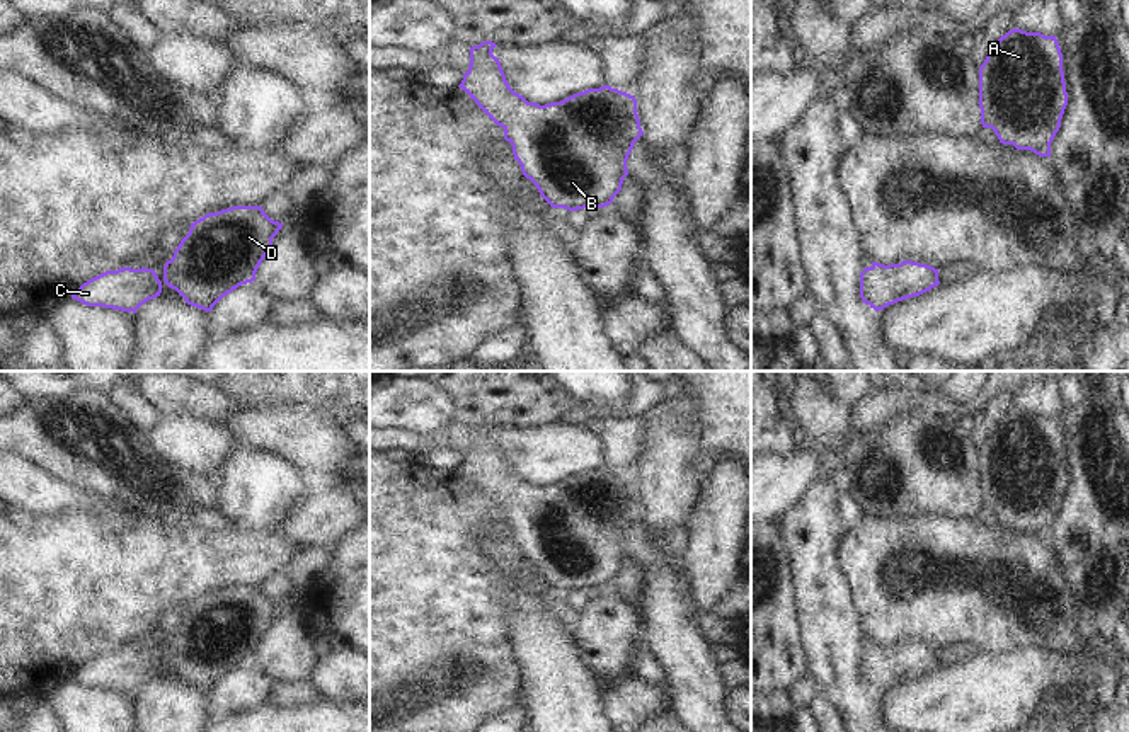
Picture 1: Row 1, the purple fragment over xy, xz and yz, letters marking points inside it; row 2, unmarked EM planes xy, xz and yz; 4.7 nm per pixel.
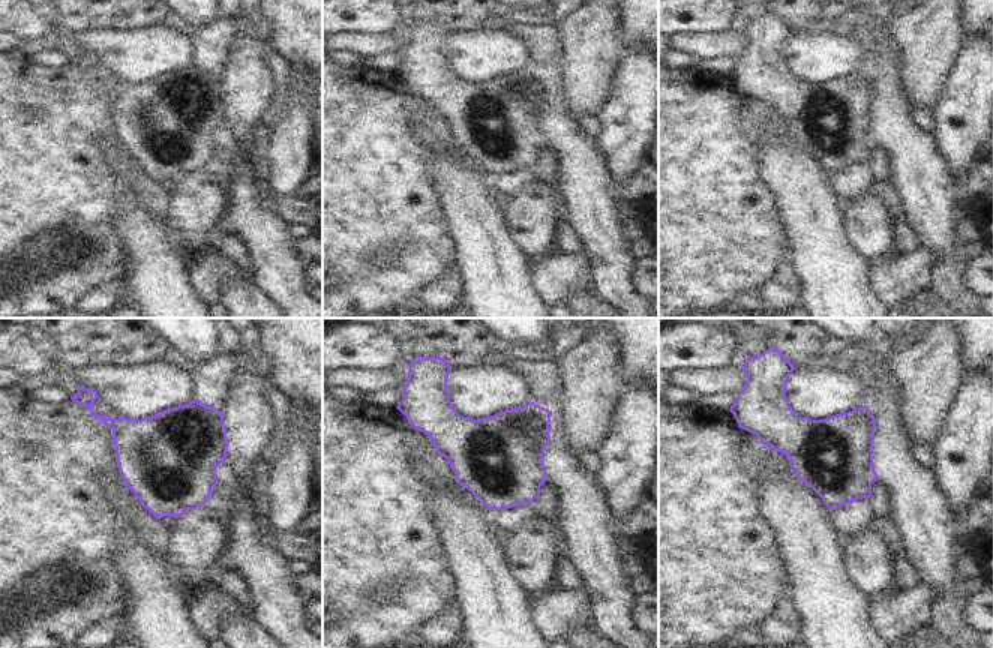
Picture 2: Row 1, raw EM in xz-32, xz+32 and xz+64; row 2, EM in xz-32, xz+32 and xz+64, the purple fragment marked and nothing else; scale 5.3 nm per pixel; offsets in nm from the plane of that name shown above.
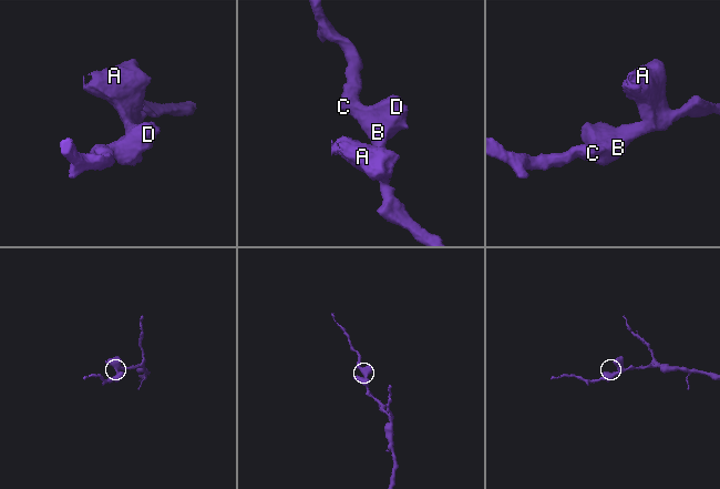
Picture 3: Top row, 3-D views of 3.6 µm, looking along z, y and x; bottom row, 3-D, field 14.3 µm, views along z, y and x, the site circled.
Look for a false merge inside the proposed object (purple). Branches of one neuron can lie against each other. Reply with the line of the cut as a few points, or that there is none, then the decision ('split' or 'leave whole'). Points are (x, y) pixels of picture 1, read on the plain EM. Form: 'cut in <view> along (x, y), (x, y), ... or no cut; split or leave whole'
no cut; leave whole

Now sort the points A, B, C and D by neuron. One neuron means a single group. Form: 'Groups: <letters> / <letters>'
Groups: A B C D

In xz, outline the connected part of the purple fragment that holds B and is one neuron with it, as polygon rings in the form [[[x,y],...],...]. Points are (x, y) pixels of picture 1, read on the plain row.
[[[484,422],[470,429],[470,448],[458,468],[504,511],[504,521],[511,524],[523,557],[536,567],[552,589],[577,592],[611,586],[628,557],[628,536],[644,516],[637,480],[603,466],[577,473],[560,483],[545,487],[528,483],[509,468],[499,439],[492,436],[496,427],[492,422]]]

